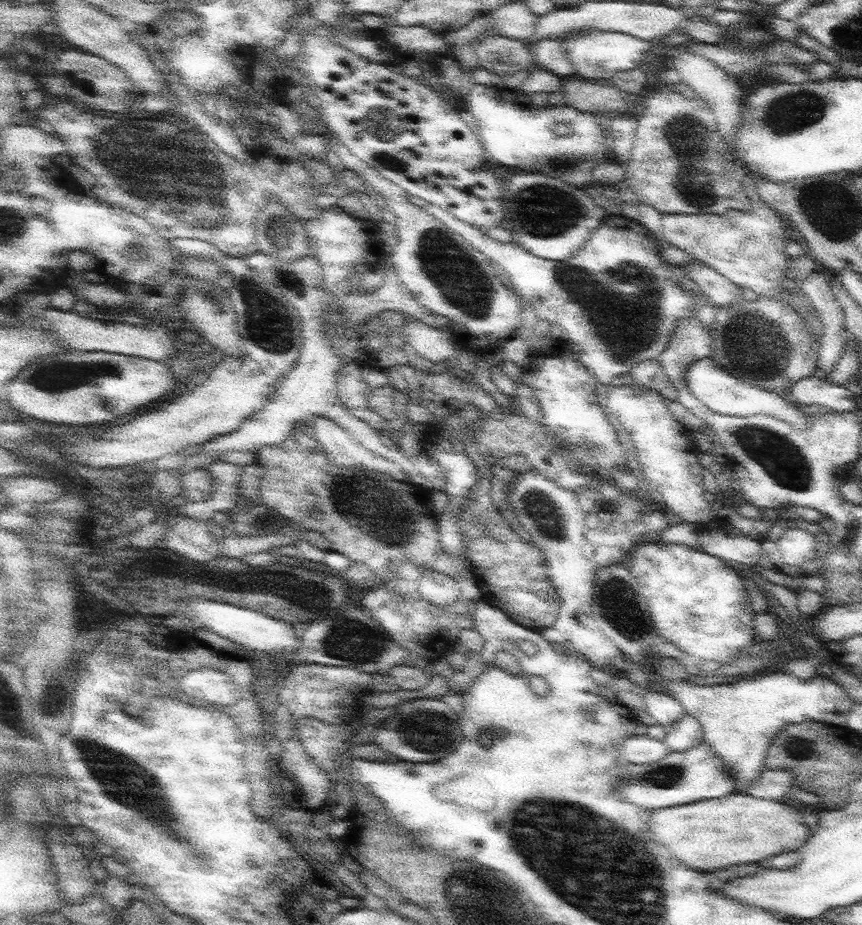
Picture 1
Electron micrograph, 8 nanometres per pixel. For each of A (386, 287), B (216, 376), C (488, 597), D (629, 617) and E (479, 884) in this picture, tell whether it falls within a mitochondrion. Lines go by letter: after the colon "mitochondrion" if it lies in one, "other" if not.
A: other
B: other
C: other
D: mitochondrion
E: other

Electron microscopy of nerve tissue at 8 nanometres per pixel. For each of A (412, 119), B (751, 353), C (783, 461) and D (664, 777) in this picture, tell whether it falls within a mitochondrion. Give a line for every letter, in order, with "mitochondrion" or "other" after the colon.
A: other
B: mitochondrion
C: mitochondrion
D: mitochondrion

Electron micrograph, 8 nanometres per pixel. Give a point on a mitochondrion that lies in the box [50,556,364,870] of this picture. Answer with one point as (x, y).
(128, 783)

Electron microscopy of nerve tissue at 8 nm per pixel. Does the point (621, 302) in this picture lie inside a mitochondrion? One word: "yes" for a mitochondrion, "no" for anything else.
yes

